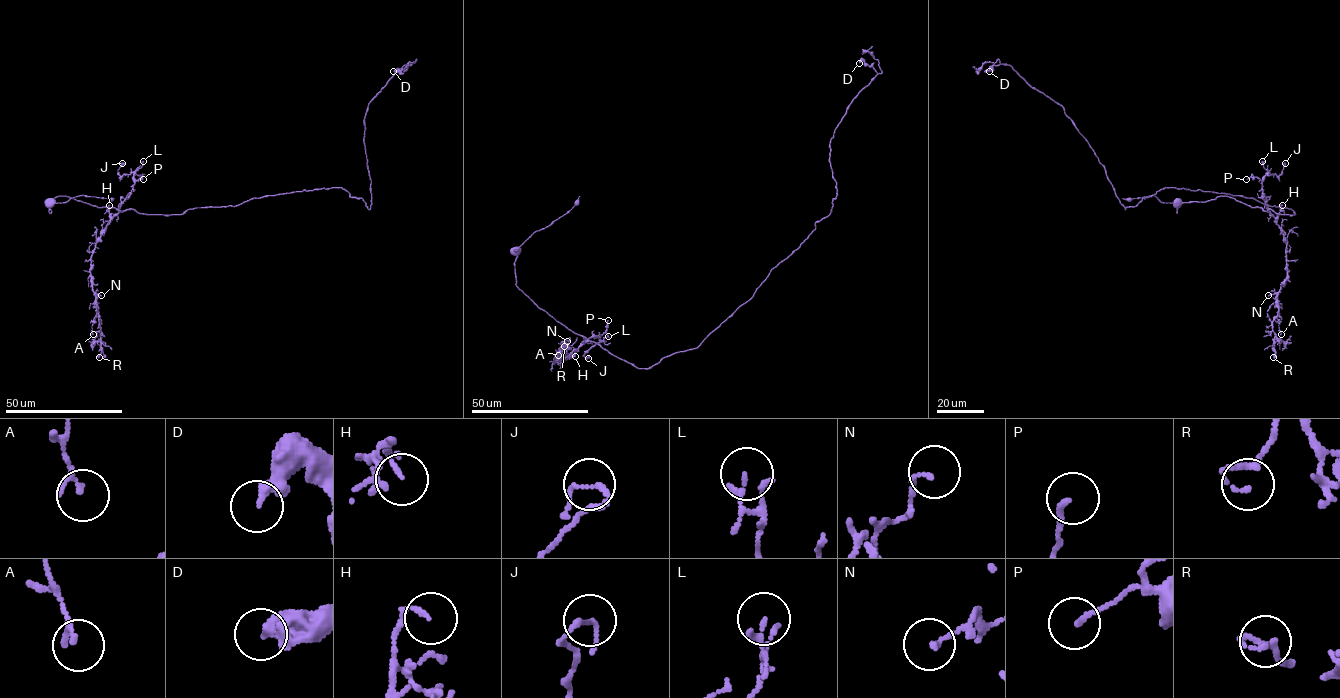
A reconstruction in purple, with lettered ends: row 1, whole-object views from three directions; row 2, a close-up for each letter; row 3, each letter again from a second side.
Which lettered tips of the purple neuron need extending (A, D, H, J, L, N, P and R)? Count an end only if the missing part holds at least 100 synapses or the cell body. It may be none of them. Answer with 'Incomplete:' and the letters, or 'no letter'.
Incomplete: no letter

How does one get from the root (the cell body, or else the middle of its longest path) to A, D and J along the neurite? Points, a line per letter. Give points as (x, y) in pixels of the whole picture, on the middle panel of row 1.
A: (515, 251), (516, 285), (539, 308), (587, 339), (564, 359), (556, 361), (561, 351), (557, 352), (558, 355)
D: (515, 251), (516, 285), (611, 354), (650, 368), (696, 348), (830, 213), (830, 140), (877, 74), (859, 63)
J: (515, 251), (516, 285), (539, 308), (584, 336), (584, 342), (599, 335), (599, 342), (583, 355), (588, 358)

